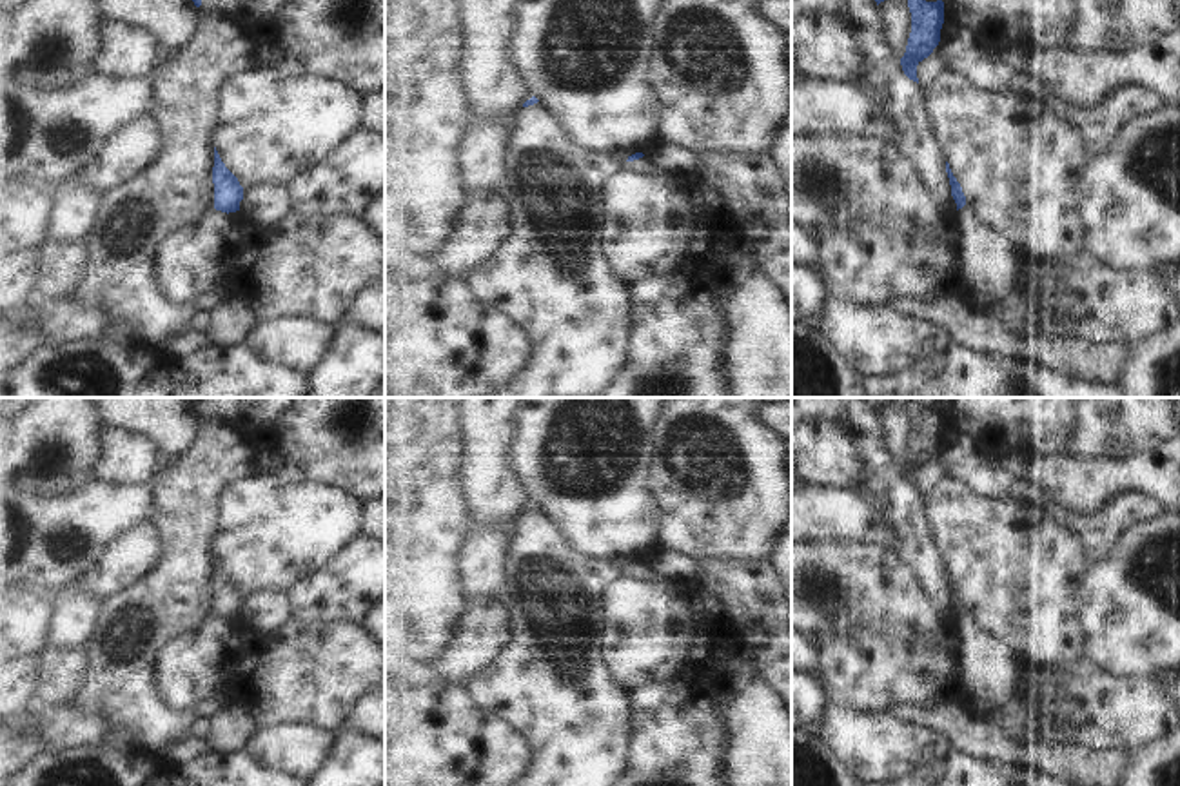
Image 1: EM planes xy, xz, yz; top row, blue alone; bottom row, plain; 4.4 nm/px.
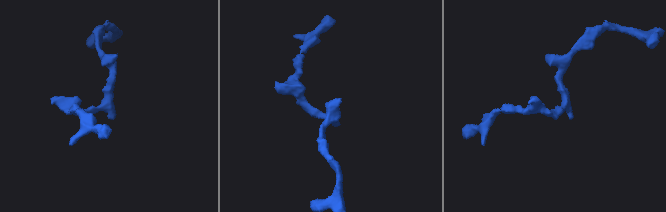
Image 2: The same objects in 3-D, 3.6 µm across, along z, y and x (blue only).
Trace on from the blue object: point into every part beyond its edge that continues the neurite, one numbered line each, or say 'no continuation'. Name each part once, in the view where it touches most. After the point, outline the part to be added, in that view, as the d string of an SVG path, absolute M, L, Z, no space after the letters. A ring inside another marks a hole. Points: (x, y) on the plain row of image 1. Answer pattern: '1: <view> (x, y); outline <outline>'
1: xz (643, 570); outline M643 563L634 568L624 568L624 577L657 581L661 574L655 568L652 568L650 565Z

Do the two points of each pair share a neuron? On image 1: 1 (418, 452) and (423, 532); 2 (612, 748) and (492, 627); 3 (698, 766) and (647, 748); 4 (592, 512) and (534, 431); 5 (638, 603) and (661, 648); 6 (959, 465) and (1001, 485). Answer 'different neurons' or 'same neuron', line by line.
1: same neuron
2: different neurons
3: same neuron
4: same neuron
5: same neuron
6: same neuron

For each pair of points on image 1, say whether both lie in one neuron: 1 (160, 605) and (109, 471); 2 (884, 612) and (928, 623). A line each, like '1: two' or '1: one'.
1: two
2: one

